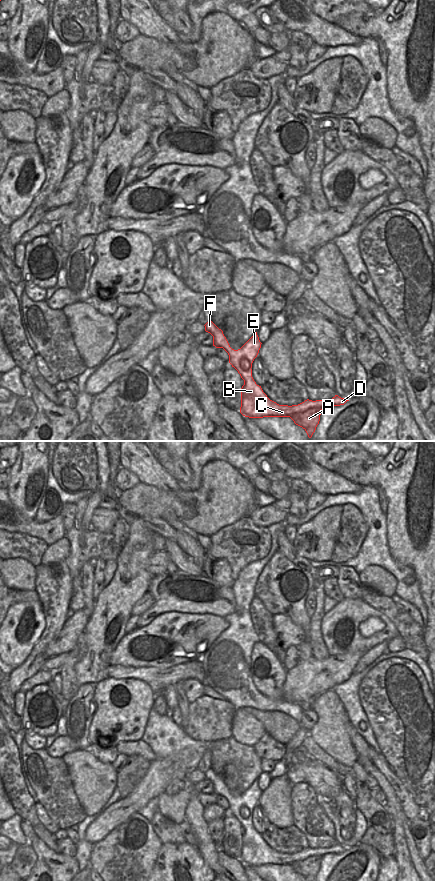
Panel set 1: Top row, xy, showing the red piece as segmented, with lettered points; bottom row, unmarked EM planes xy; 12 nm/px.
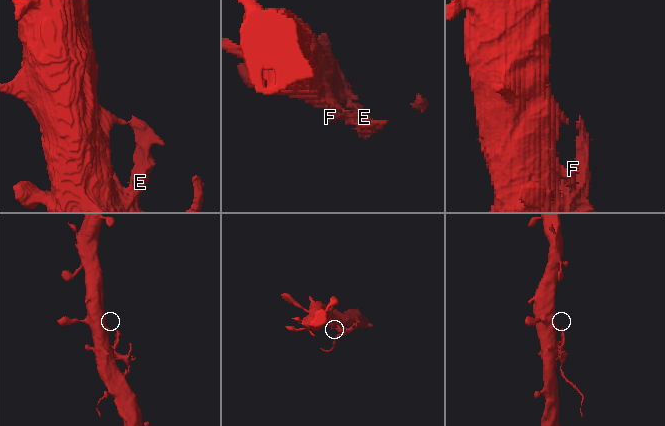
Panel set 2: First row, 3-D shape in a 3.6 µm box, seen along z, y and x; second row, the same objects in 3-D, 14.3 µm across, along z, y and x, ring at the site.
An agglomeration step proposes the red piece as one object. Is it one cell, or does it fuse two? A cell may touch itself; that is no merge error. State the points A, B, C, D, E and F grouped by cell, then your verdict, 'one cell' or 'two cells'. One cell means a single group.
A B C D E / F | two cells

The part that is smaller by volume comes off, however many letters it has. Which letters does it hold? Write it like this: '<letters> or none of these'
A, B, C, D, E

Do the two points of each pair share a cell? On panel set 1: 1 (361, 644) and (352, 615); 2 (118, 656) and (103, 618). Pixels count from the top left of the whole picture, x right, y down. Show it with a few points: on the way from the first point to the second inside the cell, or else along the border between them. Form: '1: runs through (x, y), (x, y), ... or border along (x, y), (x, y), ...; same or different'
1: runs through (345, 651), (339, 649), (326, 634), (336, 621); same
2: border along (126, 634), (113, 651), (109, 664); different

